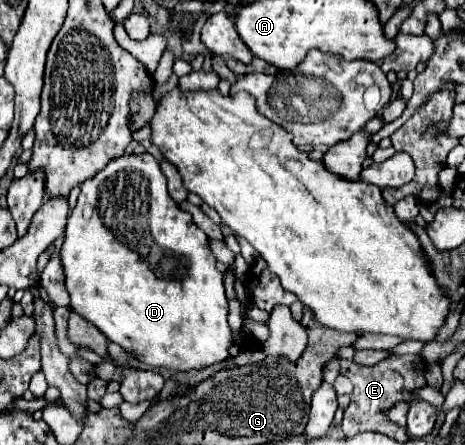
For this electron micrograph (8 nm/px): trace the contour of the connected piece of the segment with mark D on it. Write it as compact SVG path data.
M150 153L142 155L122 155L118 159L112 159L100 175L84 181L80 185L80 197L78 205L68 217L66 225L66 241L60 251L60 261L66 273L66 289L70 293L70 309L82 315L86 321L96 325L112 343L120 345L126 353L134 355L140 363L146 363L156 369L168 369L168 371L190 371L190 369L206 369L212 365L218 365L230 357L228 349L232 345L232 329L228 325L228 299L224 293L224 277L216 269L216 257L212 255L208 247L208 237L204 231L200 231L190 215L178 207L178 203L168 195L166 189L166 177L160 171L158 161Z

